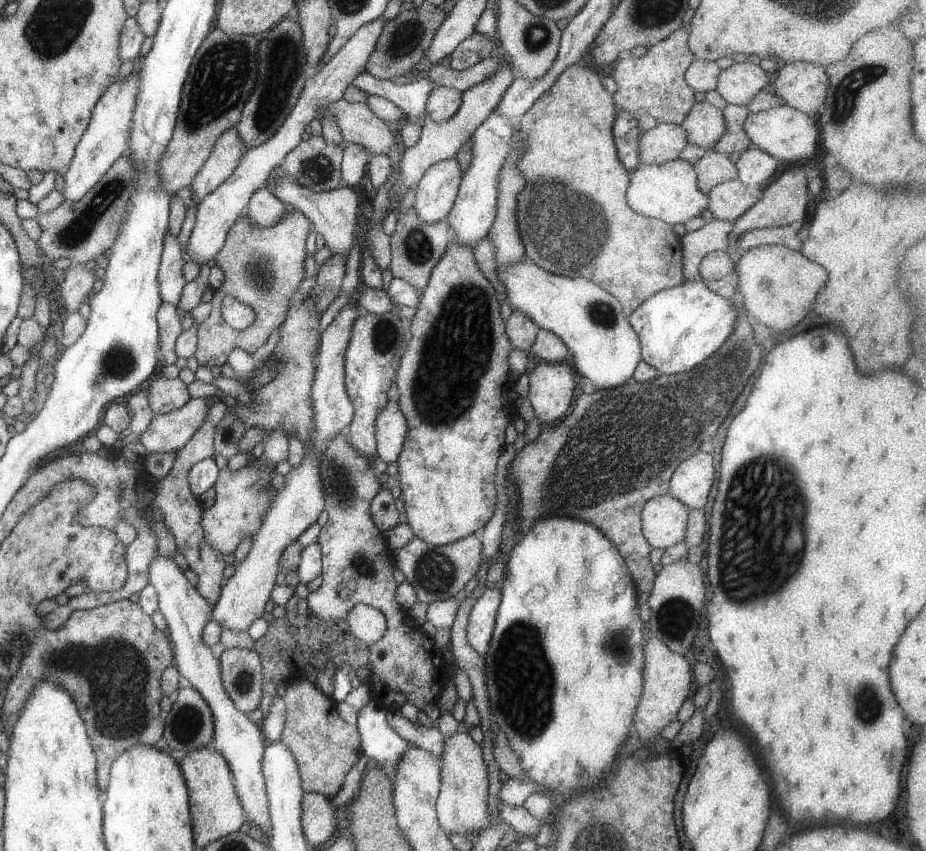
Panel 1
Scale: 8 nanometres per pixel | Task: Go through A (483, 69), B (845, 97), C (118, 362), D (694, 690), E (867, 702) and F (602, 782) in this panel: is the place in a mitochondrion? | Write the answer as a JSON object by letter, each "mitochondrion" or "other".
{"A":"other","B":"mitochondrion","C":"mitochondrion","D":"other","E":"mitochondrion","F":"other"}

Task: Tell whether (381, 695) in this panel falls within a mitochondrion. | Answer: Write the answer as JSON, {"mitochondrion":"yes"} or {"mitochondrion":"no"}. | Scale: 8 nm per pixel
{"mitochondrion":"no"}

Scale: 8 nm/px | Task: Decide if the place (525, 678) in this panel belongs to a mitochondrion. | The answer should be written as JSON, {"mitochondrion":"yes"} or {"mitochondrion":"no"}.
{"mitochondrion":"yes"}

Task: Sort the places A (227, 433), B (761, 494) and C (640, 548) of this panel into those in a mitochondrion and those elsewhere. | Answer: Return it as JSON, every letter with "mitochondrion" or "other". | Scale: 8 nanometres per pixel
{"A":"mitochondrion","B":"mitochondrion","C":"other"}

